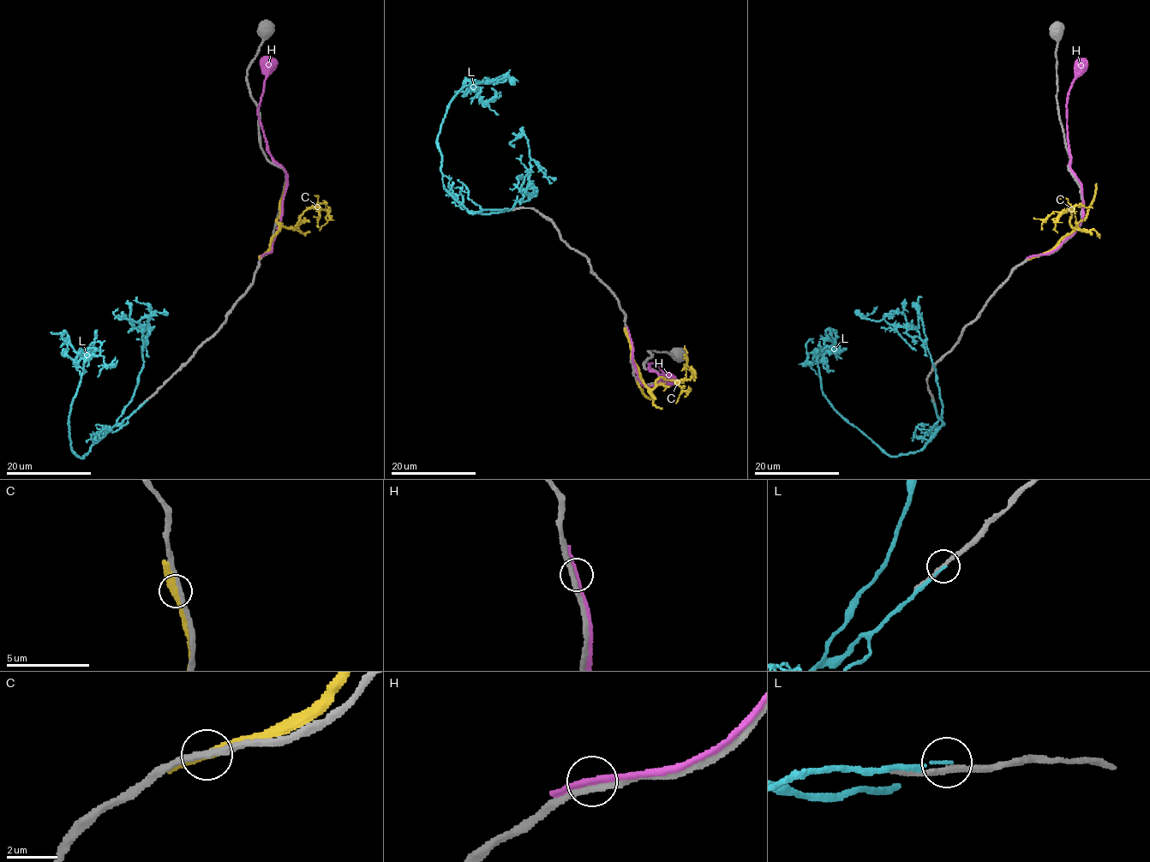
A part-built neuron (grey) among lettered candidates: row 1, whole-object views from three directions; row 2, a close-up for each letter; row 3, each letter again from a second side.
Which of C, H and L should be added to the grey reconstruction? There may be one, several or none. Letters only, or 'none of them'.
none of them

